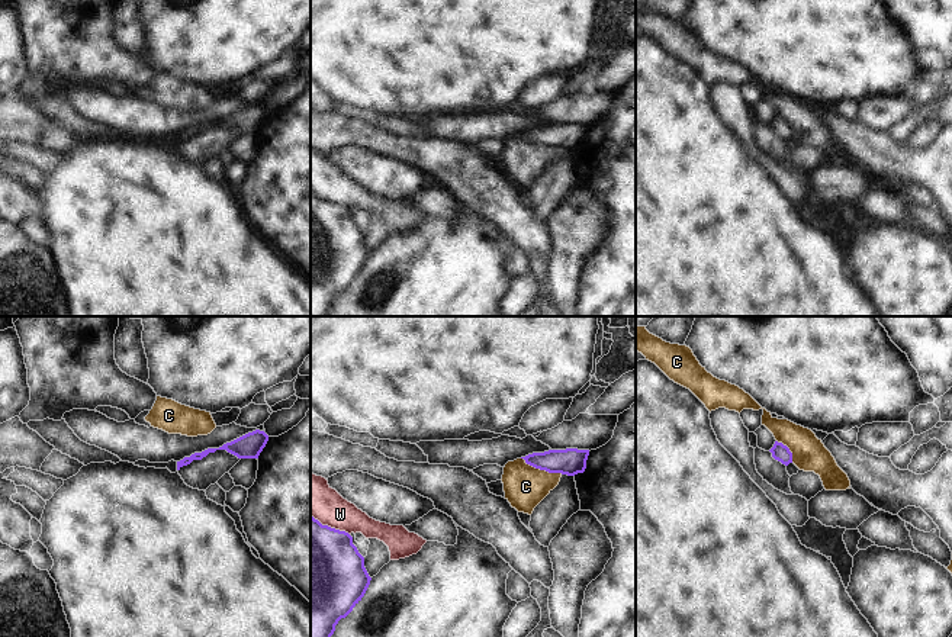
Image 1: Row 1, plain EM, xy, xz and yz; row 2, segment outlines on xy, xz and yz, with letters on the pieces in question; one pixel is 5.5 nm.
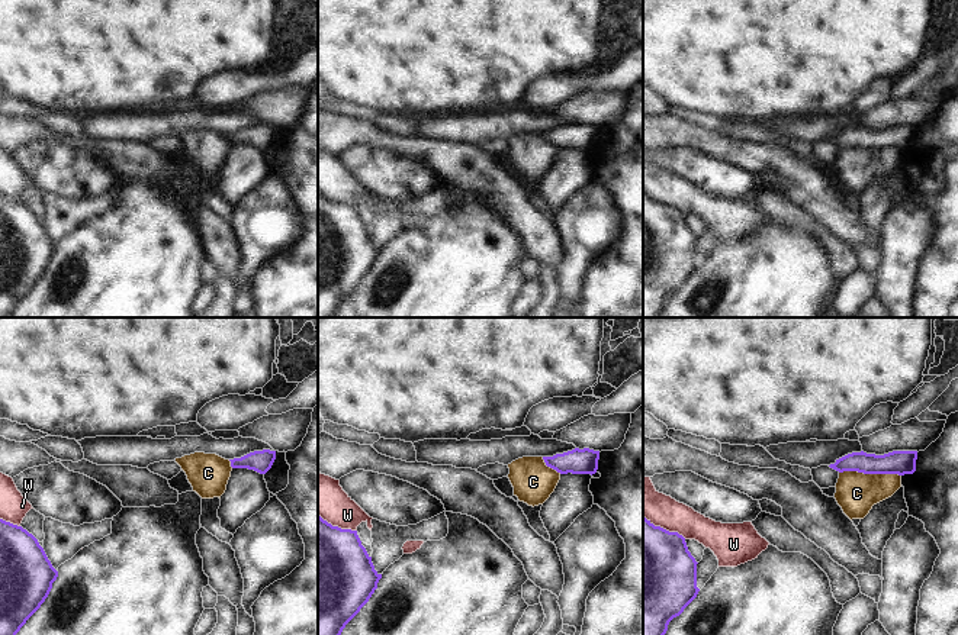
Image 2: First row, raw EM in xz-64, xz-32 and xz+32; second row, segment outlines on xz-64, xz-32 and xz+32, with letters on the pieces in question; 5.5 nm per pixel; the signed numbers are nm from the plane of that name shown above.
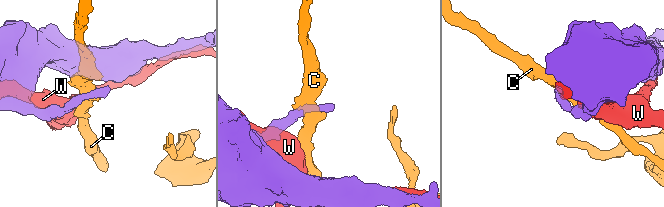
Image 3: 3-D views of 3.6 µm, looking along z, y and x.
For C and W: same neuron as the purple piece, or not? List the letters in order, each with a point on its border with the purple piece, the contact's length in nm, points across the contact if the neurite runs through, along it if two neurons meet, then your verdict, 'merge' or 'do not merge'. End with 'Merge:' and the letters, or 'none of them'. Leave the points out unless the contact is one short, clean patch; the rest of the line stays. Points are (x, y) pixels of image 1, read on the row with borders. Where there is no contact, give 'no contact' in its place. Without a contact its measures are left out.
C: xz (542, 469) | 240 nm | along xz (521, 457), (536, 467), (562, 473) | do not merge
W: xz (330, 527) | 240 nm | do not merge
Merge: none of them

